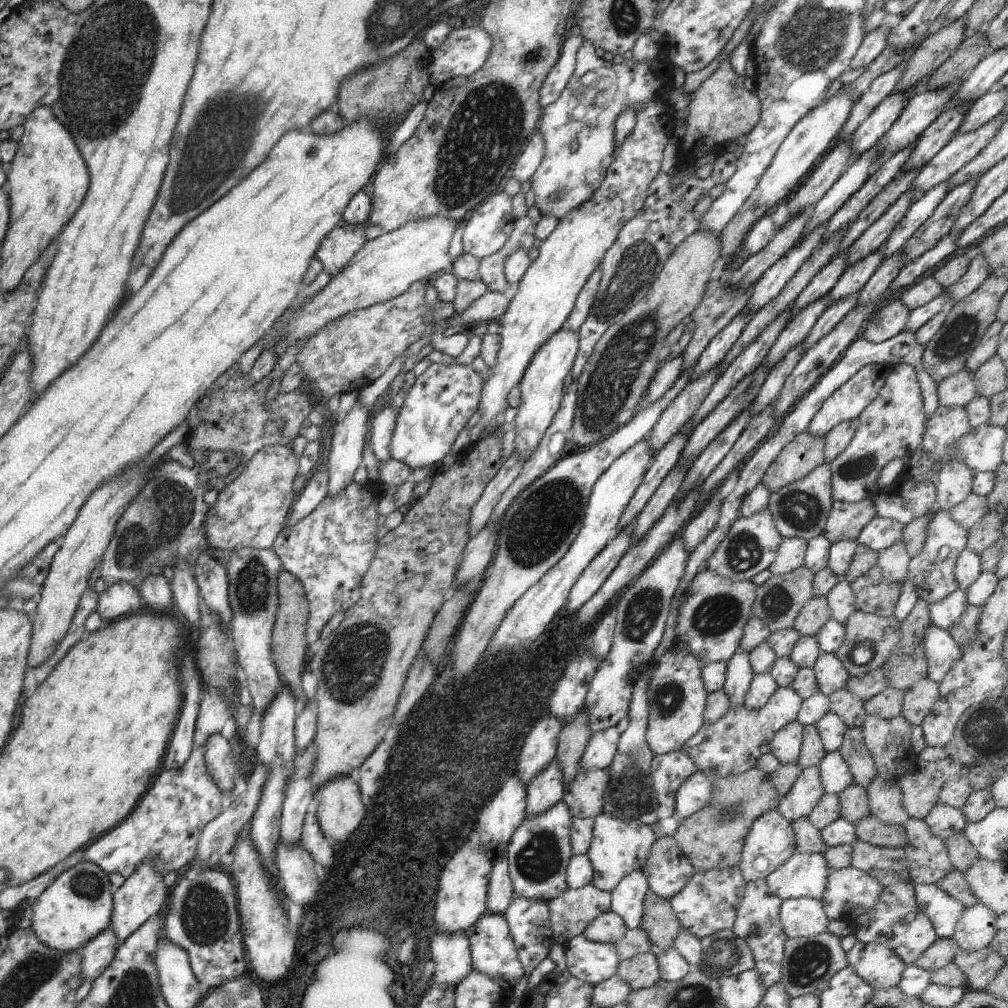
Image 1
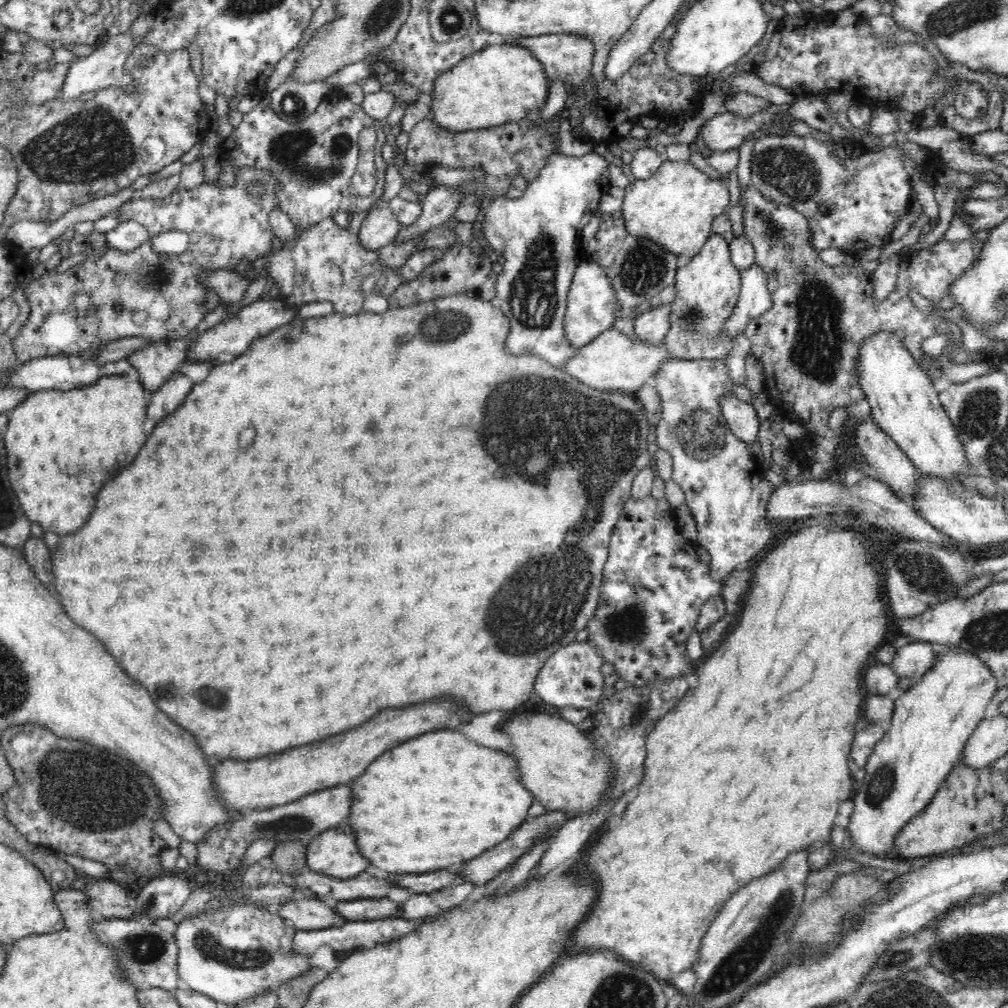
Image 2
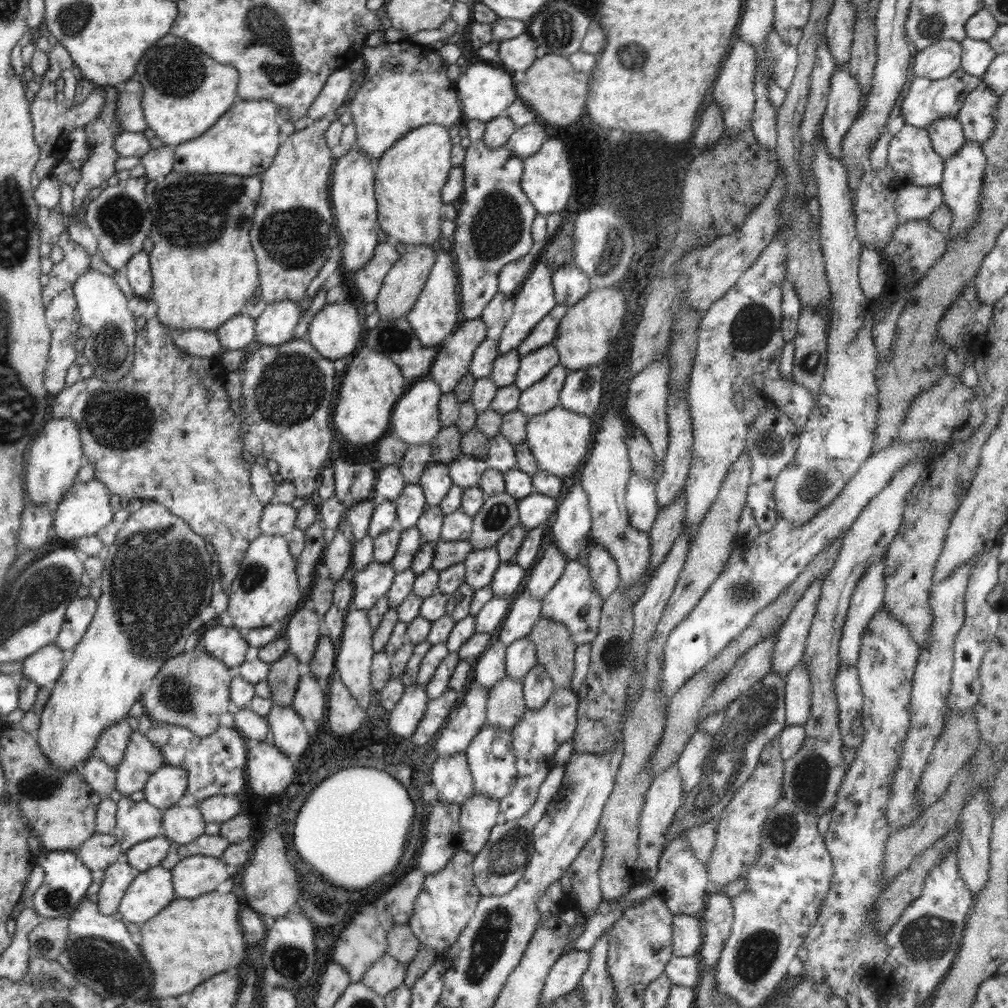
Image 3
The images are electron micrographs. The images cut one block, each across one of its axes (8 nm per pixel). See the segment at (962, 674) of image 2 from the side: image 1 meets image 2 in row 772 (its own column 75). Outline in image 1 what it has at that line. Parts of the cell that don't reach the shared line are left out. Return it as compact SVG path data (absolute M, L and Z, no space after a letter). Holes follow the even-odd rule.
M81 861L62 872L51 885L42 890L36 900L31 901L31 927L40 942L60 952L81 949L85 942L111 924L114 908L111 885L108 873L93 862Z

